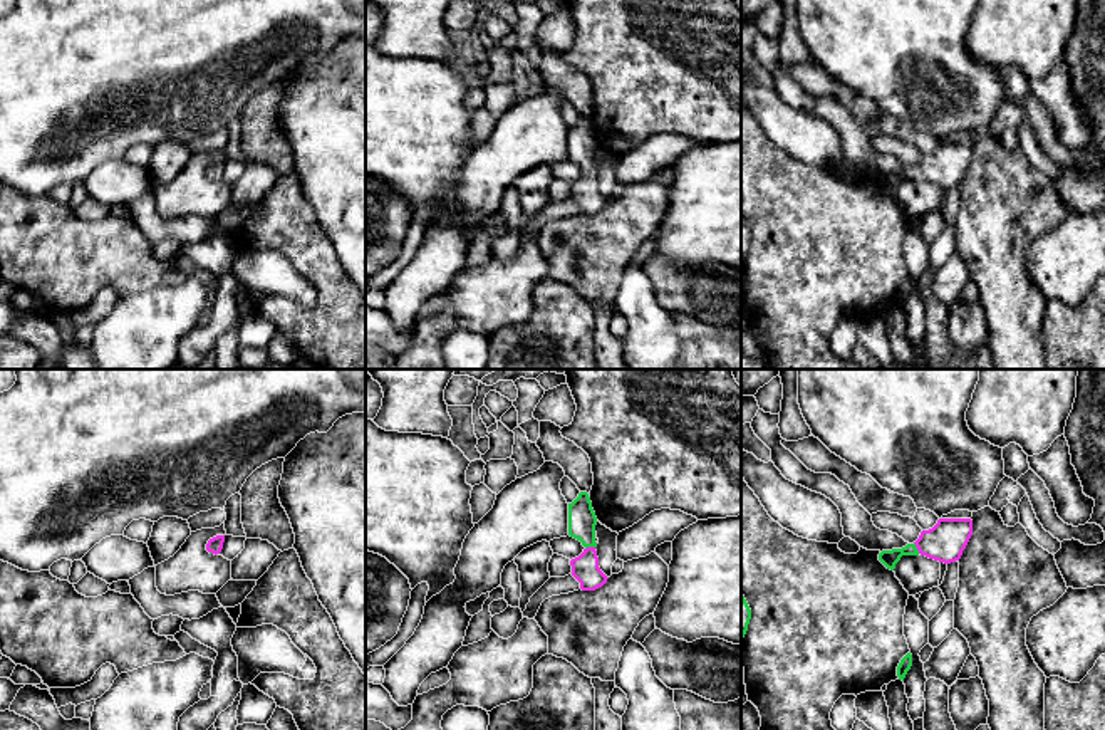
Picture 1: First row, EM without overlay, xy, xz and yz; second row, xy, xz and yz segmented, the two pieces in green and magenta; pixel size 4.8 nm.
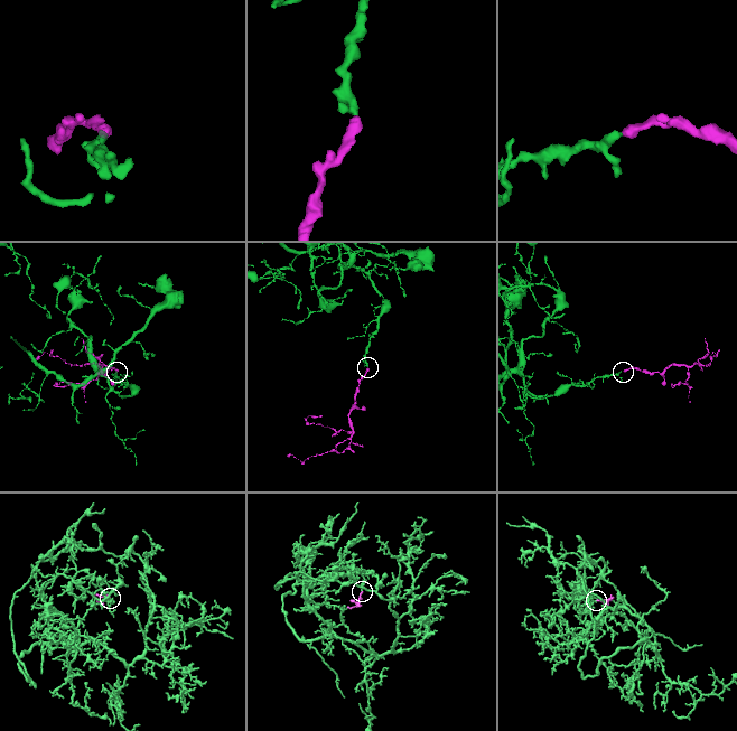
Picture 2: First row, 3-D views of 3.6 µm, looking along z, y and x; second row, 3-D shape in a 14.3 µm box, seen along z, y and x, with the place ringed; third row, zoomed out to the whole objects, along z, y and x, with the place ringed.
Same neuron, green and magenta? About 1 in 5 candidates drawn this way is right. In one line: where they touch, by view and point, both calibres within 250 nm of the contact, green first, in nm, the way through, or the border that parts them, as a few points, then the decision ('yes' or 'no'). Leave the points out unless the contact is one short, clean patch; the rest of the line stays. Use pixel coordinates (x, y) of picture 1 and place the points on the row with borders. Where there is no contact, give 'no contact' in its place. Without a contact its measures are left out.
contact yz (916, 547); calibres 80 and 190 nm; way yz (887, 557), (916, 547), (944, 542); yes

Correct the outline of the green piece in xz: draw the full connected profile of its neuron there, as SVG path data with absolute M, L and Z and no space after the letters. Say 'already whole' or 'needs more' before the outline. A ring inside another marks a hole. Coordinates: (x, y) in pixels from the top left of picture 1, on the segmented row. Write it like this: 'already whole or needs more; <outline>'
needs more; M587 492L568 503L568 535L580 540L584 552L570 561L572 576L580 582L582 591L595 591L607 582L607 576L599 567L595 542L597 517Z

